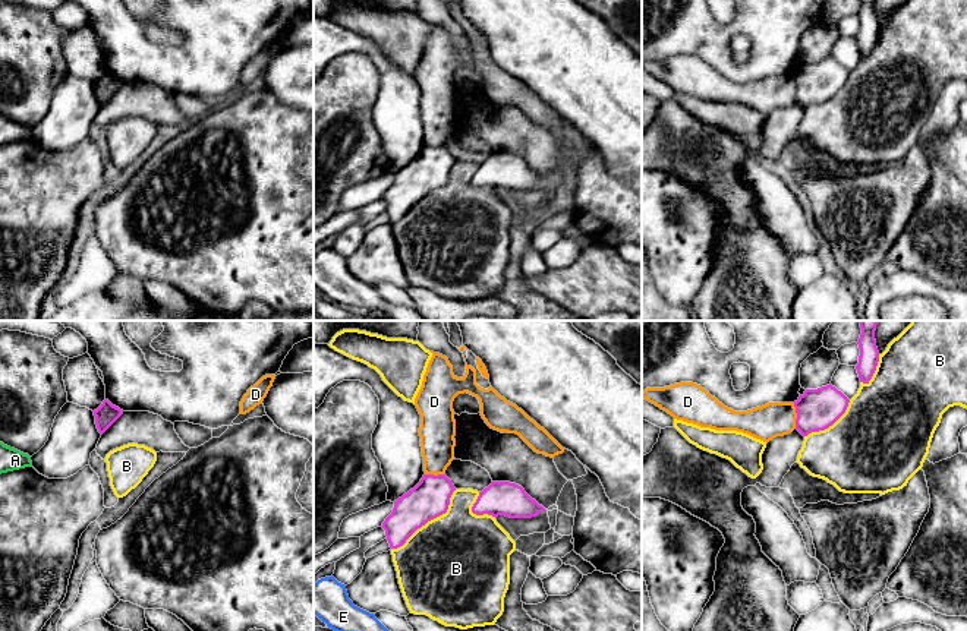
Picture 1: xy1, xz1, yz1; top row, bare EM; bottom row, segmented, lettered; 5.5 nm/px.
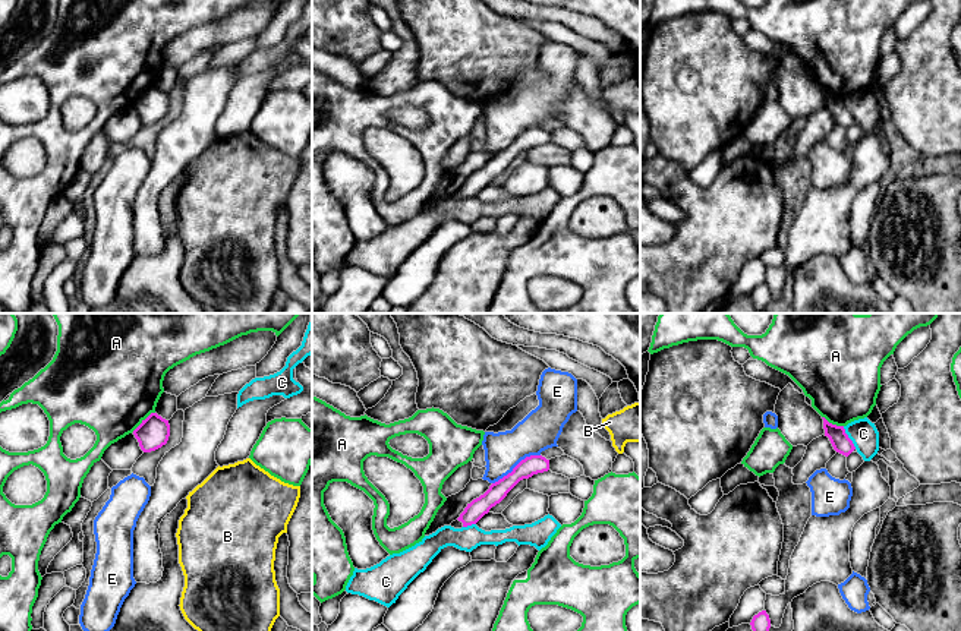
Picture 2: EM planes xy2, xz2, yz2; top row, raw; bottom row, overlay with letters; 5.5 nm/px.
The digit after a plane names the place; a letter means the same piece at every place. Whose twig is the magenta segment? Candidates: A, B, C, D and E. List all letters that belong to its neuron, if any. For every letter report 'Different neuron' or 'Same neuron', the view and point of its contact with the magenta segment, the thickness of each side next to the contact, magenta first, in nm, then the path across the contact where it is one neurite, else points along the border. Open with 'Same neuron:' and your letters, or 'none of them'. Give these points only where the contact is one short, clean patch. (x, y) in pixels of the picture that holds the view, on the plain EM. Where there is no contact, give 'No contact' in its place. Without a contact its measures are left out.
Same neuron: none of them
A: Different neuron. Touches magenta at xy2 (142, 92). Thickness 170 nm (magenta) against 500 nm
B: Different neuron. Touches magenta at xz1 (430, 192). Thickness 220 nm (magenta) against 500 nm
C: Different neuron. Touches magenta at yz2 (848, 110). Thickness 100 nm (magenta) against 150 nm
D: Different neuron. Touches magenta at yz1 (797, 88). Thickness 220 nm (magenta) against 190 nm
E: Different neuron. Touches magenta at xz2 (516, 138). Thickness 110 nm (magenta) against 220 nm

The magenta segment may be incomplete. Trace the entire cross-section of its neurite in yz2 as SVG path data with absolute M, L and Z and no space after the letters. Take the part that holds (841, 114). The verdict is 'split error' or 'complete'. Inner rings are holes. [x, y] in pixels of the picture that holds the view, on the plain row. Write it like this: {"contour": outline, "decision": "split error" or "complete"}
{"contour": "M825 89L823 91L823 101L825 101L825 108L829 110L834 122L845 129L848 129L854 122L853 113L848 110L845 105L844 98L836 98L829 95Z", "decision": "complete"}

